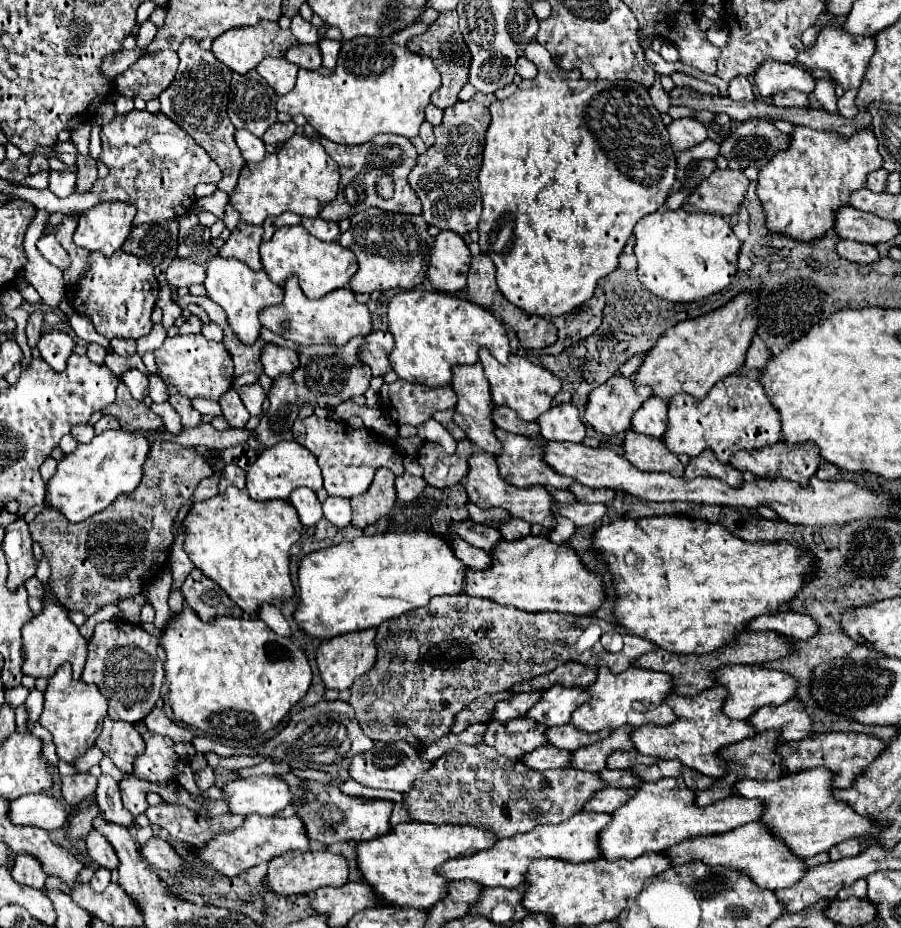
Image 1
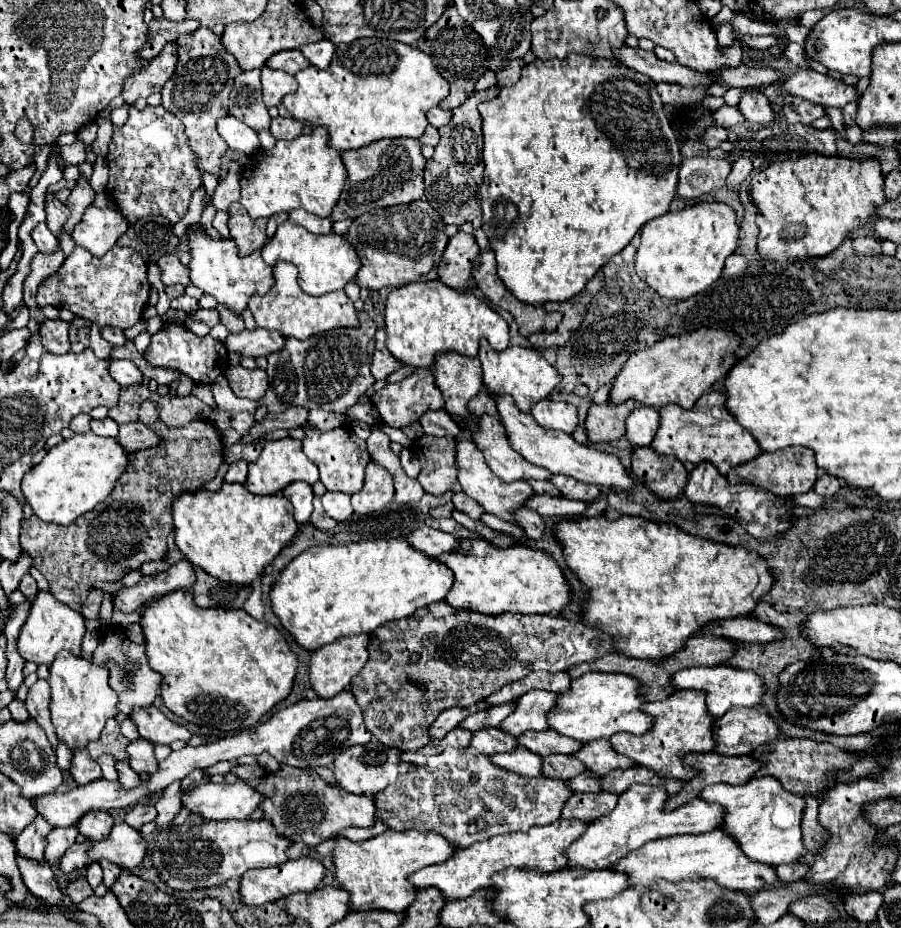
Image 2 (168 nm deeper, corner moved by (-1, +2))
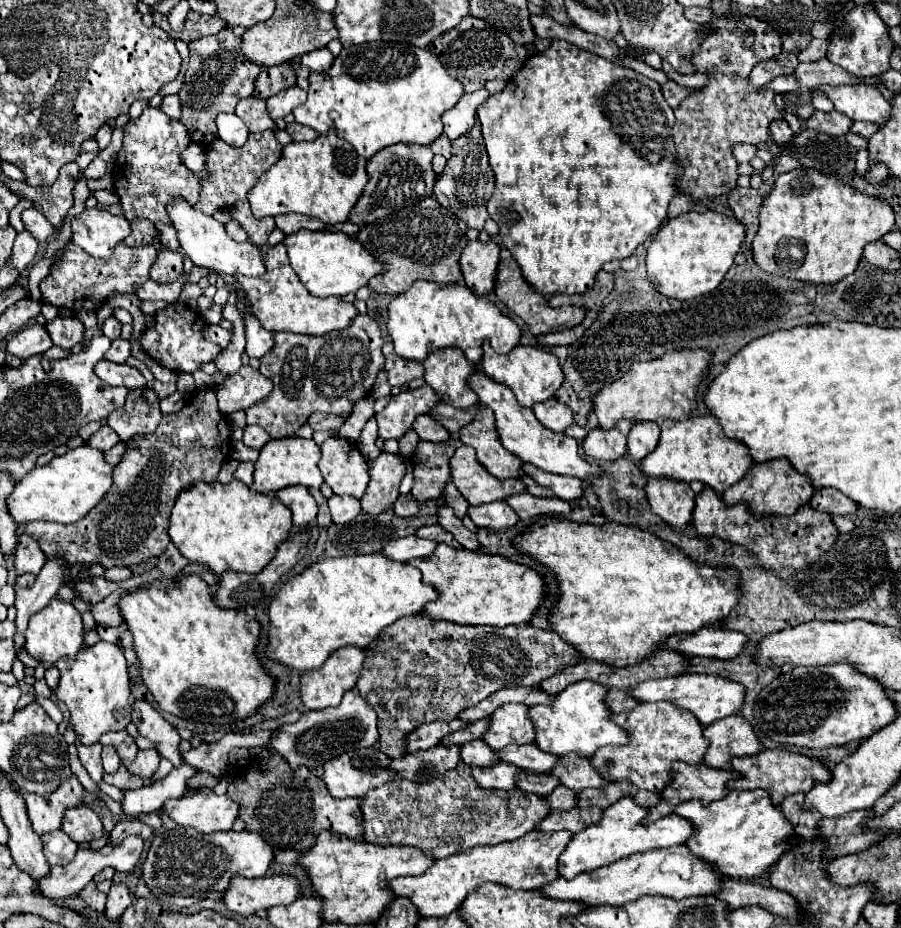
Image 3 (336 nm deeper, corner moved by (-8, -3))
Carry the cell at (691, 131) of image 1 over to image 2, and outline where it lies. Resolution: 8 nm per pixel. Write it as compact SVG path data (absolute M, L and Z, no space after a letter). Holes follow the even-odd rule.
M709 128L705 132L705 138L703 142L709 146L709 148L717 148L721 142L727 140L727 130L725 128Z

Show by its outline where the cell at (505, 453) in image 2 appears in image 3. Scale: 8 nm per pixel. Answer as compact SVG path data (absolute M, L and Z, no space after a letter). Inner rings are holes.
M480 407L476 419L470 425L462 427L460 441L476 449L478 461L496 479L524 477L522 473L524 463L508 449L504 449L504 445L500 443L500 437L496 437L496 419L488 407Z

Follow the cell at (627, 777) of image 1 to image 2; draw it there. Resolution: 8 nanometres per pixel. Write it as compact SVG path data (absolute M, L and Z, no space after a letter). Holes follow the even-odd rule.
M585 772L567 780L567 784L569 784L569 790L573 792L599 792L601 790L599 778L593 778L591 774L585 774Z

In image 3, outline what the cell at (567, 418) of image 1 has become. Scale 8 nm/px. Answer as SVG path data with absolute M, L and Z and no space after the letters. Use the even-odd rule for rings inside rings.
M554 397L544 403L536 403L532 407L532 411L538 417L538 421L542 425L546 425L548 429L552 429L554 433L564 433L566 427L570 427L574 423L572 409Z

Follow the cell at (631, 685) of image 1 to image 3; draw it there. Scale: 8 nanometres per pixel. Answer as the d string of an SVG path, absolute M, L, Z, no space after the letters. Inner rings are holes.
M578 681L568 685L554 703L550 705L534 705L530 707L530 717L536 725L536 745L542 751L554 755L578 753L592 757L604 745L624 745L628 743L628 735L612 723L612 711L606 705L608 691L600 683Z

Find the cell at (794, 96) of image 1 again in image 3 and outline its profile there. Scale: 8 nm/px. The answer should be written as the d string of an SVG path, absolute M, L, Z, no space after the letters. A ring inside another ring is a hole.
M814 111L812 117L806 121L804 129L814 129L814 131L824 131L828 135L844 135L852 125L852 119L842 115L840 111Z

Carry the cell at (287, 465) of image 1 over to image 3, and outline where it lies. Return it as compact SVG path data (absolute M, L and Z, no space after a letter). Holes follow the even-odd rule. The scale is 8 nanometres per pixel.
M284 437L284 439L270 439L262 449L256 461L254 471L254 489L264 495L274 495L276 491L290 487L290 485L304 485L320 489L322 475L318 469L320 461L320 447L314 439L300 439L300 437Z

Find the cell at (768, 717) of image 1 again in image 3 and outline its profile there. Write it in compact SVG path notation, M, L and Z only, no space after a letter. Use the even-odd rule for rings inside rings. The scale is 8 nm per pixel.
M742 715L724 717L704 727L704 737L710 741L704 763L714 769L730 769L728 763L732 763L734 757L756 755L762 751L758 735Z

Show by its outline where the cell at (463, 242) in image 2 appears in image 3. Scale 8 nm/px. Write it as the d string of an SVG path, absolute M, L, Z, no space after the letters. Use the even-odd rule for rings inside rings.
M470 241L460 257L464 283L476 295L484 295L494 287L494 275L500 261L500 245Z

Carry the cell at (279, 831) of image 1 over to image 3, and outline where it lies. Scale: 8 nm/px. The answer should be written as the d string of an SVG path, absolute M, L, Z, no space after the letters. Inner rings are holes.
M176 827L172 831L158 831L158 835L154 835L152 845L148 849L148 857L142 865L142 877L148 885L148 889L156 895L156 901L164 907L172 907L172 909L182 909L182 907L190 907L194 903L198 903L200 899L212 895L212 893L224 893L228 889L228 883L236 877L264 877L266 871L270 869L274 861L274 849L264 843L264 839L260 839L260 835L250 833L250 831L220 831L220 833L200 833L200 831L192 831L186 827Z

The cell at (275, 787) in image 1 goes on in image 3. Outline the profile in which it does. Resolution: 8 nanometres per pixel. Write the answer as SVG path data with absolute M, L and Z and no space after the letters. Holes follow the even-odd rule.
M196 793L172 799L164 811L182 827L194 827L204 833L218 833L232 829L240 815L240 805L226 795Z

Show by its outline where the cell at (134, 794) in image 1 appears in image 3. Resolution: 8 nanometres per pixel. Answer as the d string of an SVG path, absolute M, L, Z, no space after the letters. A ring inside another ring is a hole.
M124 765L118 771L110 773L110 775L106 773L104 781L110 783L110 785L114 785L114 787L118 787L118 789L140 789L144 785L142 779L136 777L136 775L132 775Z

